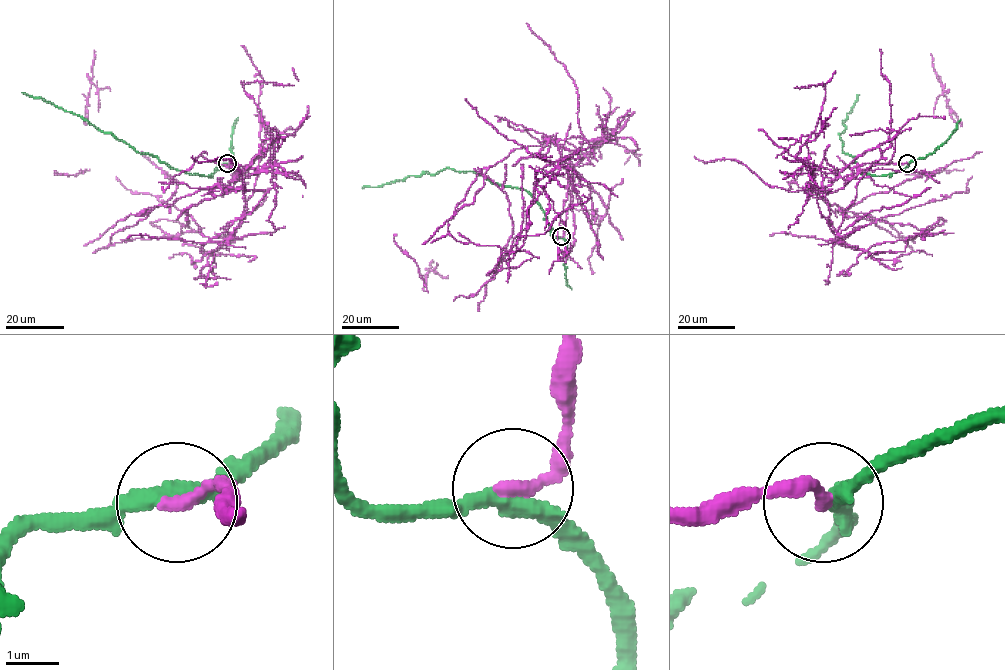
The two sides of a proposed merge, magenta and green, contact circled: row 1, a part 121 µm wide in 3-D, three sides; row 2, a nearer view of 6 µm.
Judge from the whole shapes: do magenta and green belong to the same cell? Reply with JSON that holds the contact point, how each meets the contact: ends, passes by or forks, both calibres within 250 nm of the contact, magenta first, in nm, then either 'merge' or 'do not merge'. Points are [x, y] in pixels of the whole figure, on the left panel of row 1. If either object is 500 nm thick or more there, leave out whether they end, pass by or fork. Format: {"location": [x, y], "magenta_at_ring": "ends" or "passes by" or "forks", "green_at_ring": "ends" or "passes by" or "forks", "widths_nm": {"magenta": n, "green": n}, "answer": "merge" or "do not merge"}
{"location": [227, 163], "magenta_at_ring": "ends", "green_at_ring": "passes by", "widths_nm": {"magenta": 240, "green": 320}, "answer": "do not merge"}

